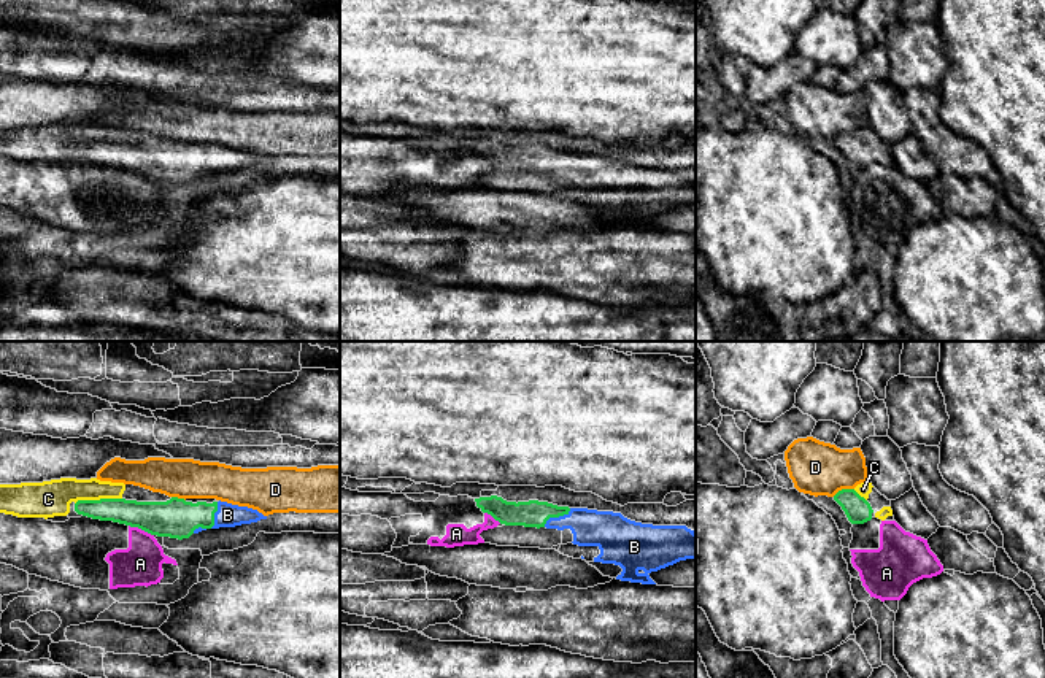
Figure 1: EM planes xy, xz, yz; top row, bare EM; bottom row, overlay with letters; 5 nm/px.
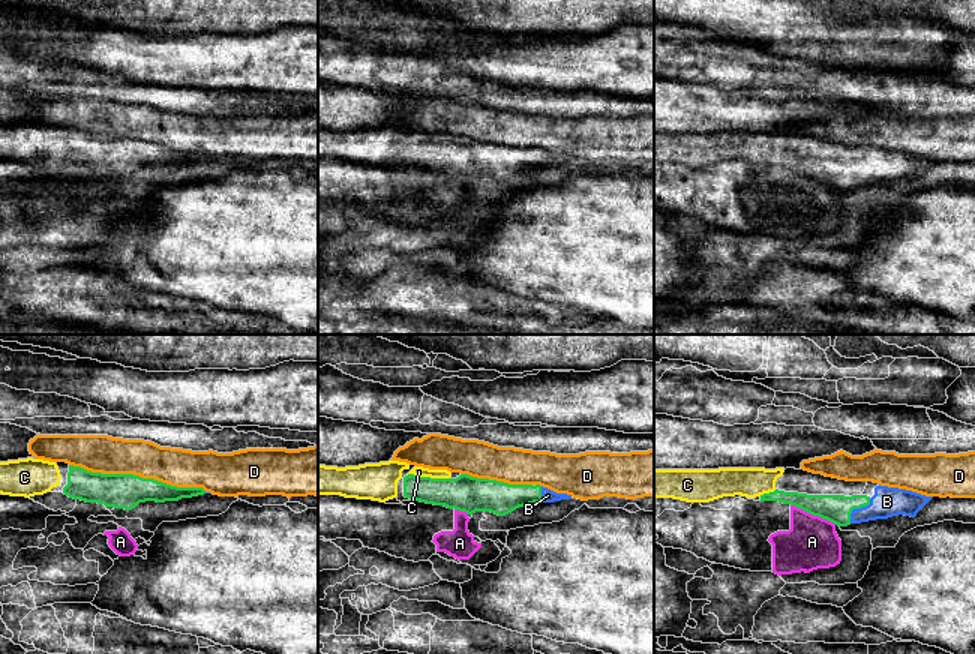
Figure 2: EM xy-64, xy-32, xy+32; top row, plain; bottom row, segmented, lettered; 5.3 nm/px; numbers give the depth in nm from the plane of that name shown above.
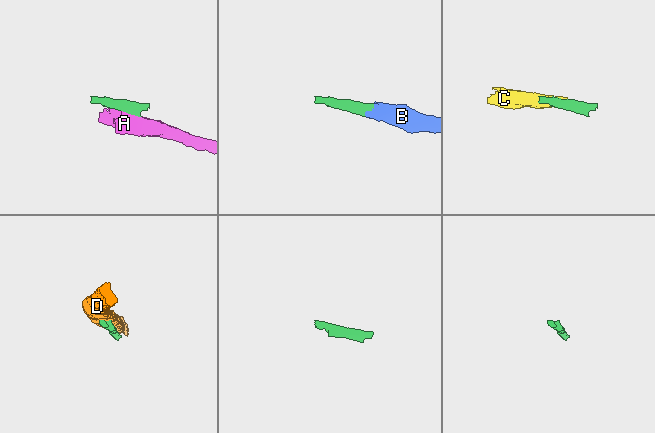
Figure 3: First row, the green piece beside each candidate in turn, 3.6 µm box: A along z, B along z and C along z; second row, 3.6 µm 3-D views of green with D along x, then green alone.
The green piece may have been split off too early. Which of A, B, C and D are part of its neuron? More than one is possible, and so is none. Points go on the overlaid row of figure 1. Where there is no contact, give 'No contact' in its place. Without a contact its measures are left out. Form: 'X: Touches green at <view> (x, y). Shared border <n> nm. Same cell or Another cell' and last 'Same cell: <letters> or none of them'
A: Touches green at xy (142, 529). Shared border 140 nm. Another cell
B: Touches green at xz (556, 516). Shared border 170 nm. Same cell
C: Touches green at xy (97, 500). Shared border 240 nm. Same cell
D: Touches green at yz (842, 489). Shared border 120 nm. Another cell
Same cell: B, C

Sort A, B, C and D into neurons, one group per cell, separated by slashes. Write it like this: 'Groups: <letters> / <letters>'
Groups: A / B C / D

